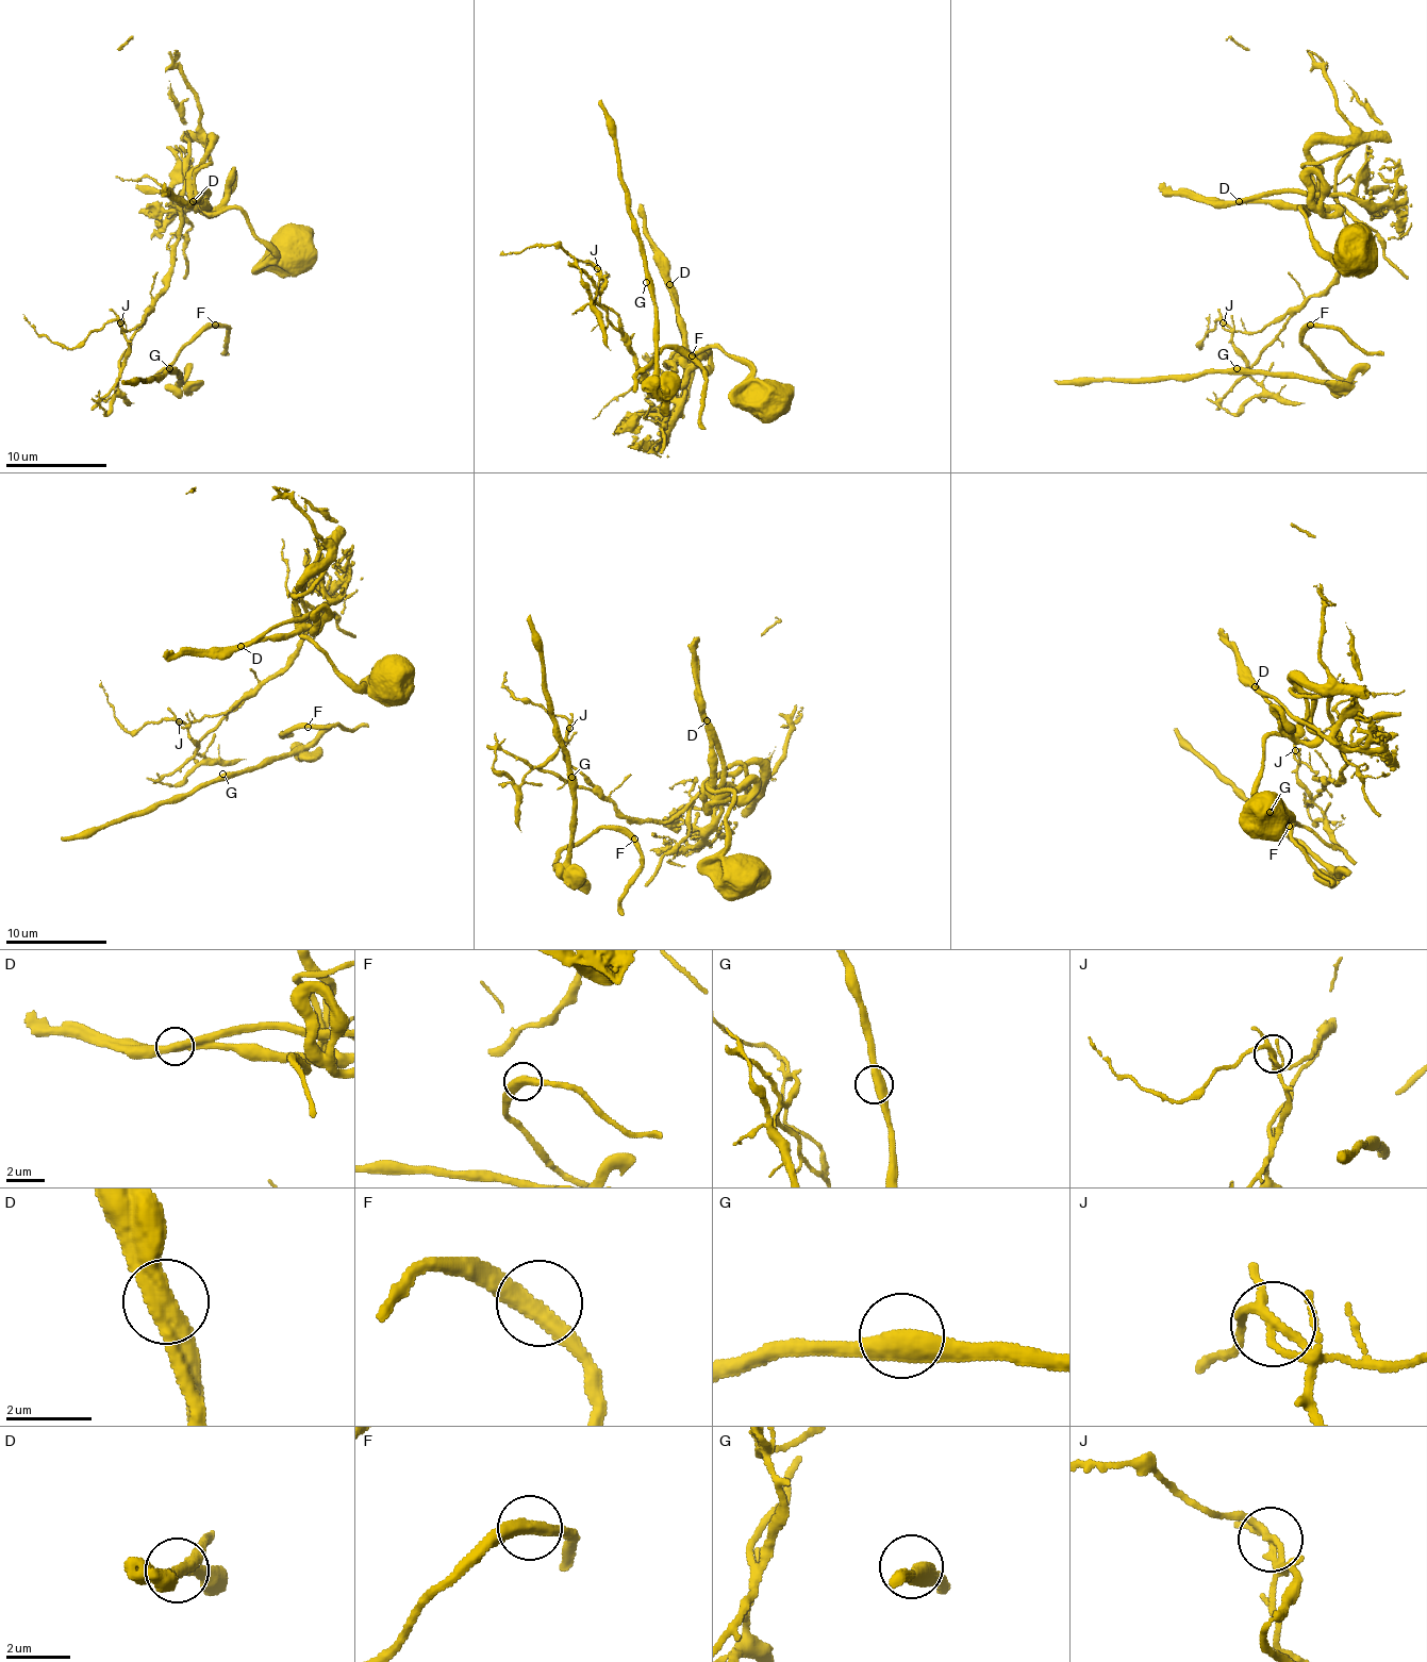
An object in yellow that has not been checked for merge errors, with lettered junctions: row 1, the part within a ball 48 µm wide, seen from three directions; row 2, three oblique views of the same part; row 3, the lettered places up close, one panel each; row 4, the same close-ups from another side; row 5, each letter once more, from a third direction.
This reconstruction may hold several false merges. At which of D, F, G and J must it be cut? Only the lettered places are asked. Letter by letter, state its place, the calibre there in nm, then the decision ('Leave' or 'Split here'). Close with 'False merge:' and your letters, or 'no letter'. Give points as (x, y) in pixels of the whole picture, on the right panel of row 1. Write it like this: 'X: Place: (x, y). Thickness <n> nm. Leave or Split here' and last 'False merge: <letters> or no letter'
D: Place: (1239, 201). Thickness 460 nm. Split here
F: Place: (1310, 325). Thickness 400 nm. Leave
G: Place: (1237, 368). Thickness 480 nm. Leave
J: Place: (1223, 322). Thickness 200 nm. Split here
False merge: D, J

